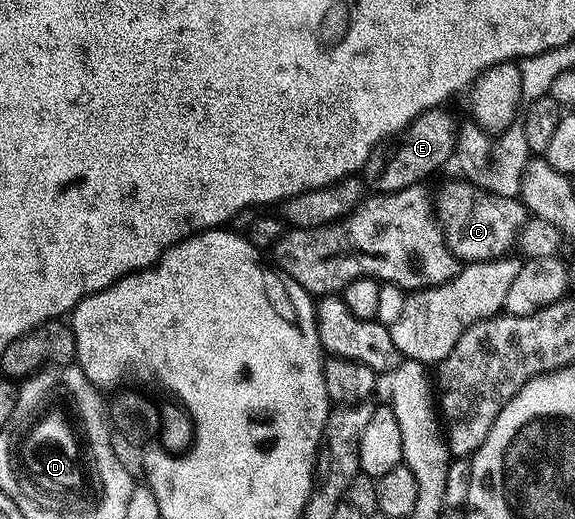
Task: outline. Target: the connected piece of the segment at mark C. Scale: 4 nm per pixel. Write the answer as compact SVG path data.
M465 178L446 183L436 191L436 218L446 238L448 249L463 264L486 263L489 259L501 259L509 247L515 246L518 232L526 224L528 212L521 198L500 197L487 191L479 191Z

